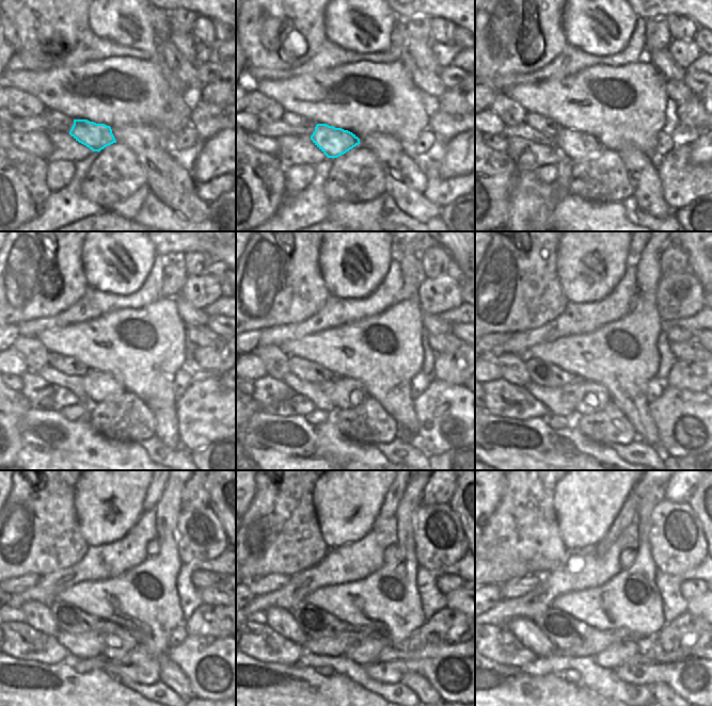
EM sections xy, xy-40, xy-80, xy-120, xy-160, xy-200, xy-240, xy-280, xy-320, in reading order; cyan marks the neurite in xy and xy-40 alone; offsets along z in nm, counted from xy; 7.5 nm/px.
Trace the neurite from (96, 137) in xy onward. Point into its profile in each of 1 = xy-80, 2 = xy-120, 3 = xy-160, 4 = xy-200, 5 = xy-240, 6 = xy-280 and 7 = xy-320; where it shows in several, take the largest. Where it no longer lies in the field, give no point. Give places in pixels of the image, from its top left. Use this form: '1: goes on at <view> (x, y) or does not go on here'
1: goes on at xy-80 (576, 145)
2: goes on at xy-120 (98, 386)
3: goes on at xy-160 (342, 392)
4: goes on at xy-200 (583, 398)
5: goes on at xy-240 (112, 641)
6: goes on at xy-280 (360, 646)
7: goes on at xy-320 (615, 655)

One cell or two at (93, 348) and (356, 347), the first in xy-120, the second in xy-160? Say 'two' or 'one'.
one

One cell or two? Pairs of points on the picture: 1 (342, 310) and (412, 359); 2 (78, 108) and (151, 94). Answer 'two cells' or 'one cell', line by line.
1: two cells
2: one cell

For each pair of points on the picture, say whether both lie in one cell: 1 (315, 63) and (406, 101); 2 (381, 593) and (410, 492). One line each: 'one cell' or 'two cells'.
1: two cells
2: one cell

